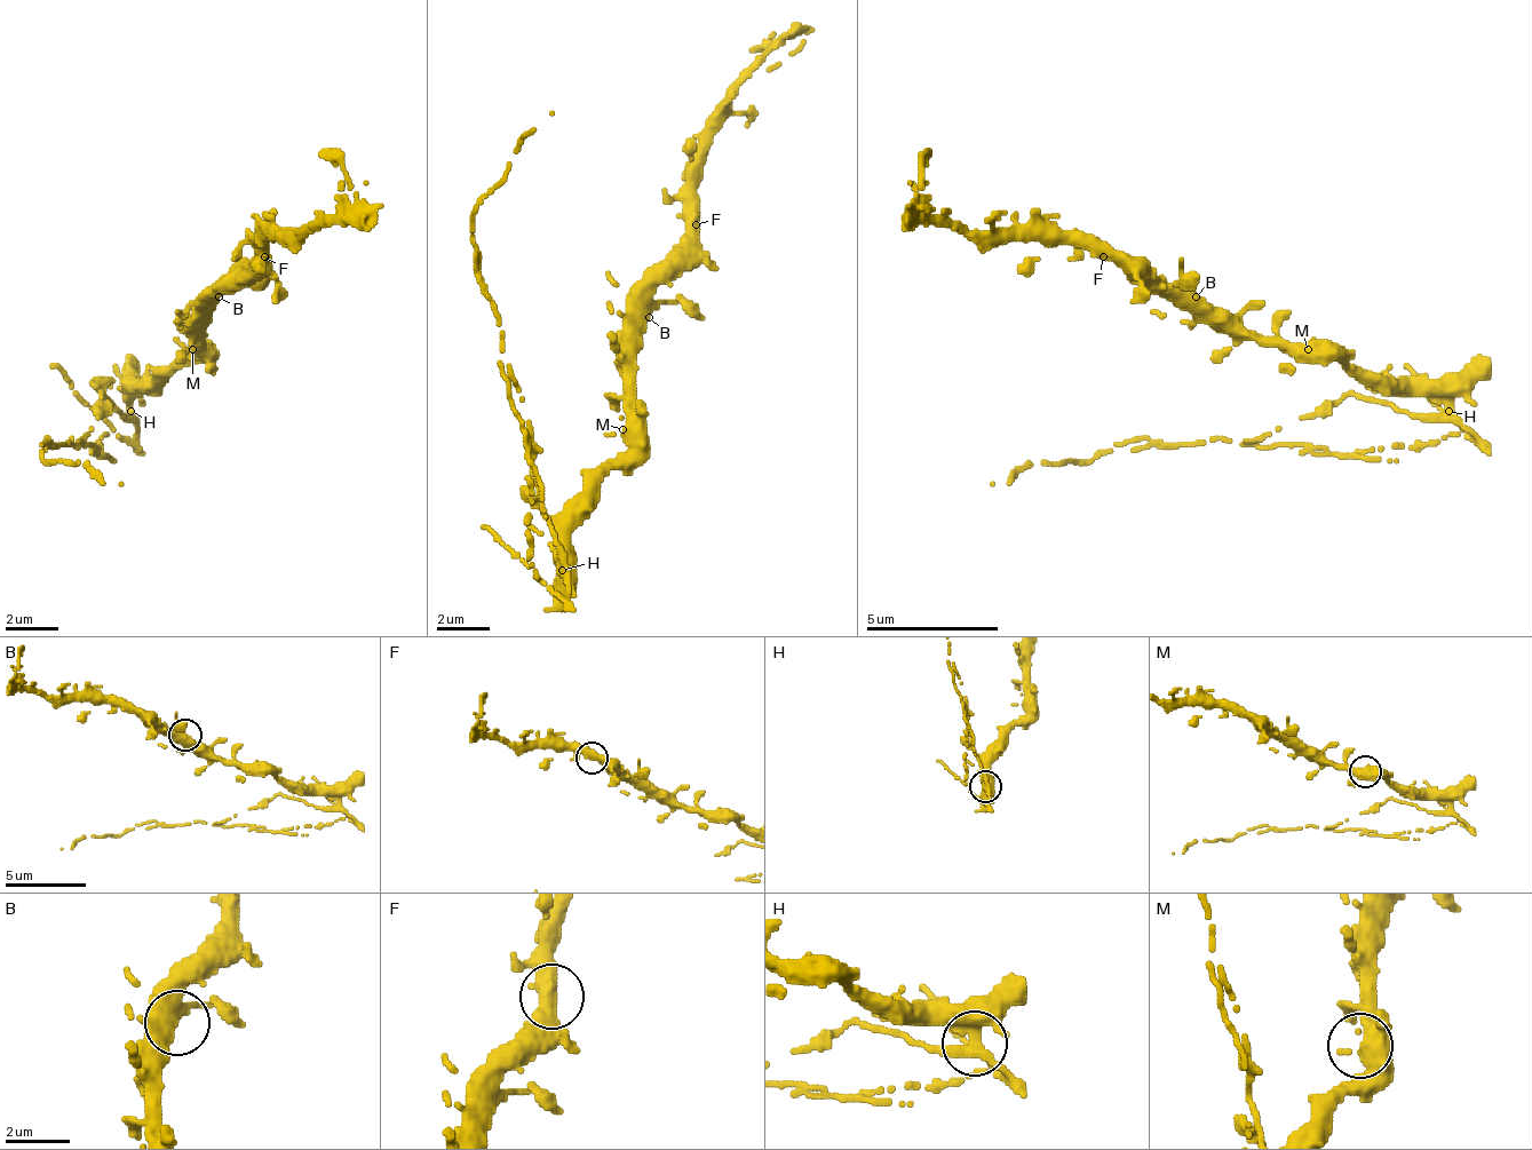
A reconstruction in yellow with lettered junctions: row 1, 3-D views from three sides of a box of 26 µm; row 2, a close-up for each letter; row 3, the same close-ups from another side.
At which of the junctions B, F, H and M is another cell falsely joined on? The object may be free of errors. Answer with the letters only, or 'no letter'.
H

